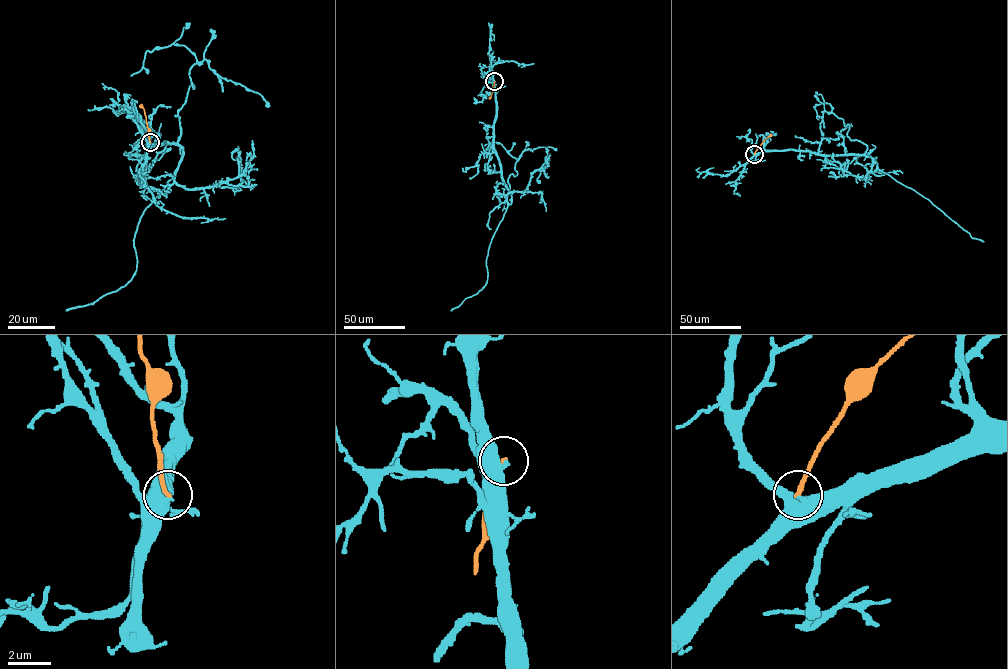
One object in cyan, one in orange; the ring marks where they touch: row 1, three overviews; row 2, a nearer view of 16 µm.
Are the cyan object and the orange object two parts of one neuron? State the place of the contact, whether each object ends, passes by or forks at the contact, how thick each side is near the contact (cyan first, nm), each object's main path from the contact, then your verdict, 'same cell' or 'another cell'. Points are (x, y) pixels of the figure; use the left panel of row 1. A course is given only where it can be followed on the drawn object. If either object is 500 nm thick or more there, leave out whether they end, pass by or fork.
place (150, 142); cyan ends; orange ends; calibres 440 and 180 nm; course cyan (150, 142), (152, 134), (150, 144), (176, 143), (182, 158), (139, 219), (135, 273), (93, 303), (66, 311); course orange (150, 142), (144, 110), (139, 105); another cell

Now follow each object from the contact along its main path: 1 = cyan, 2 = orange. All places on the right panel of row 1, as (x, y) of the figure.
1: (754, 154), (792, 149), (824, 155), (864, 154), (871, 157), (879, 169), (927, 198), (972, 238), (983, 242)
2: (754, 154), (771, 134)

